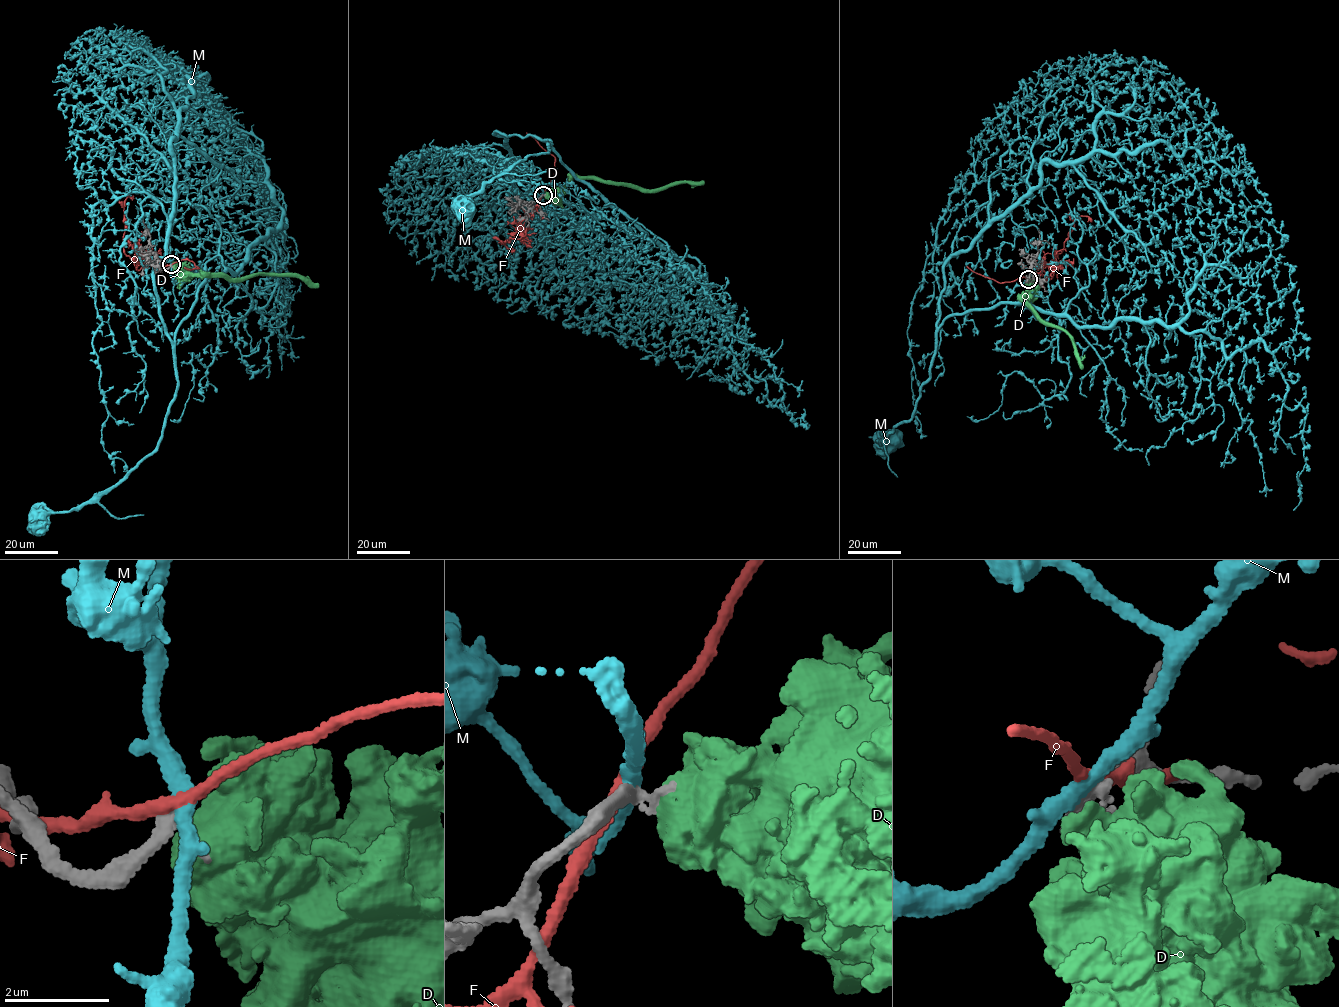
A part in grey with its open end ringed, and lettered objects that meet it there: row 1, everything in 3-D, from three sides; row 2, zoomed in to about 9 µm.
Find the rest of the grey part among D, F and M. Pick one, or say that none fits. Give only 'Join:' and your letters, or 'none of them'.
Join: none of them

